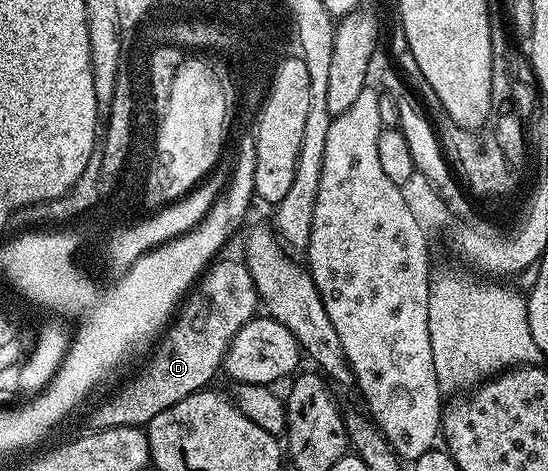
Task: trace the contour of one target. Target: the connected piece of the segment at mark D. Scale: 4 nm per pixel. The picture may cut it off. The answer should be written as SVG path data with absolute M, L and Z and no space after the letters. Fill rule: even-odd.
M218 258L197 279L195 286L189 291L187 298L180 304L175 318L165 328L159 342L151 351L149 364L130 381L126 387L121 387L102 407L93 411L94 428L103 427L139 427L144 428L163 409L171 409L175 401L183 401L183 397L191 397L191 393L204 391L209 383L216 377L217 371L222 370L225 354L229 352L229 346L239 331L258 314L259 298L255 281L244 261L238 259Z

